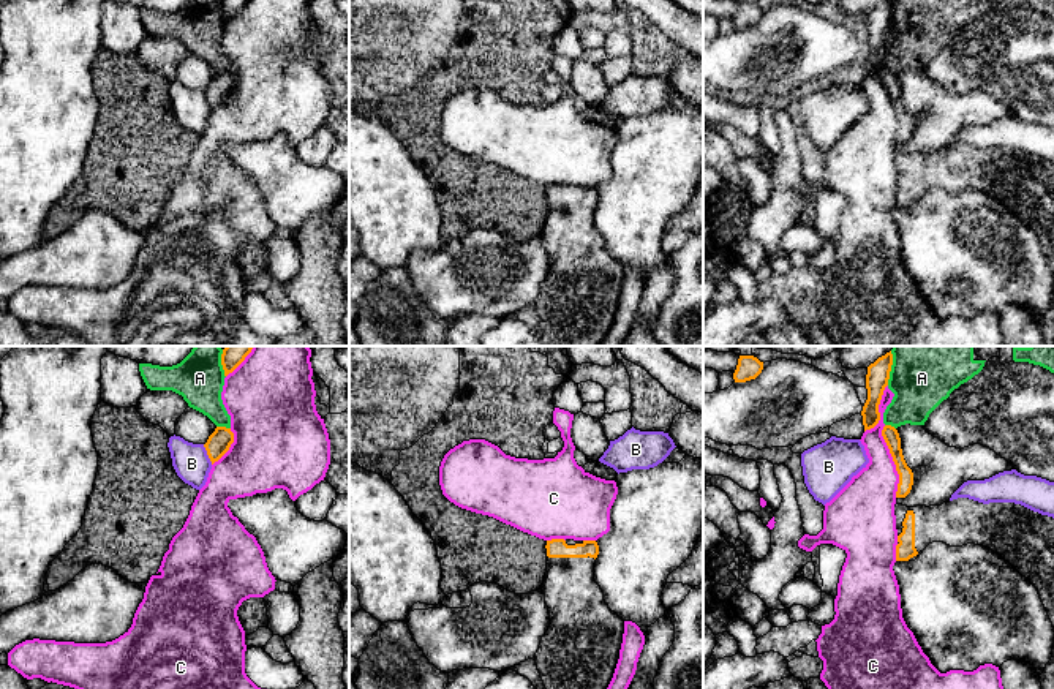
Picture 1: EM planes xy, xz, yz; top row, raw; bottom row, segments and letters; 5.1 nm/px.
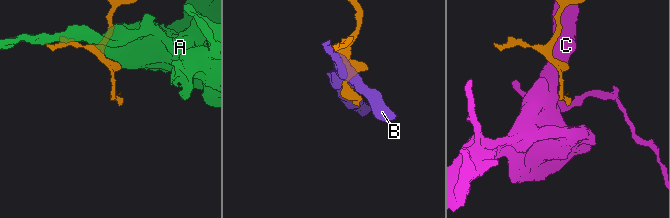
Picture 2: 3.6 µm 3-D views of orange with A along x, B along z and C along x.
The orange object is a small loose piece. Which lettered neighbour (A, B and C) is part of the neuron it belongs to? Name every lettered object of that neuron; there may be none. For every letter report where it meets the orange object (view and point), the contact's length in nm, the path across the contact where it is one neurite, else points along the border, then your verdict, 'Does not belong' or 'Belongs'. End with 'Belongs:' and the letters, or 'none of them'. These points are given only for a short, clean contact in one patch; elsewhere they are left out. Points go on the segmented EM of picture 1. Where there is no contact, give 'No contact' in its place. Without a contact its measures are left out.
A: Touches orange at xy (223, 427). Shared border 70 nm. Does not belong
B: Touches orange at xy (207, 454). Shared border 120 nm. Does not belong
C: Touches orange at yz (893, 460). Shared border 380 nm. Does not belong
Belongs: none of them

